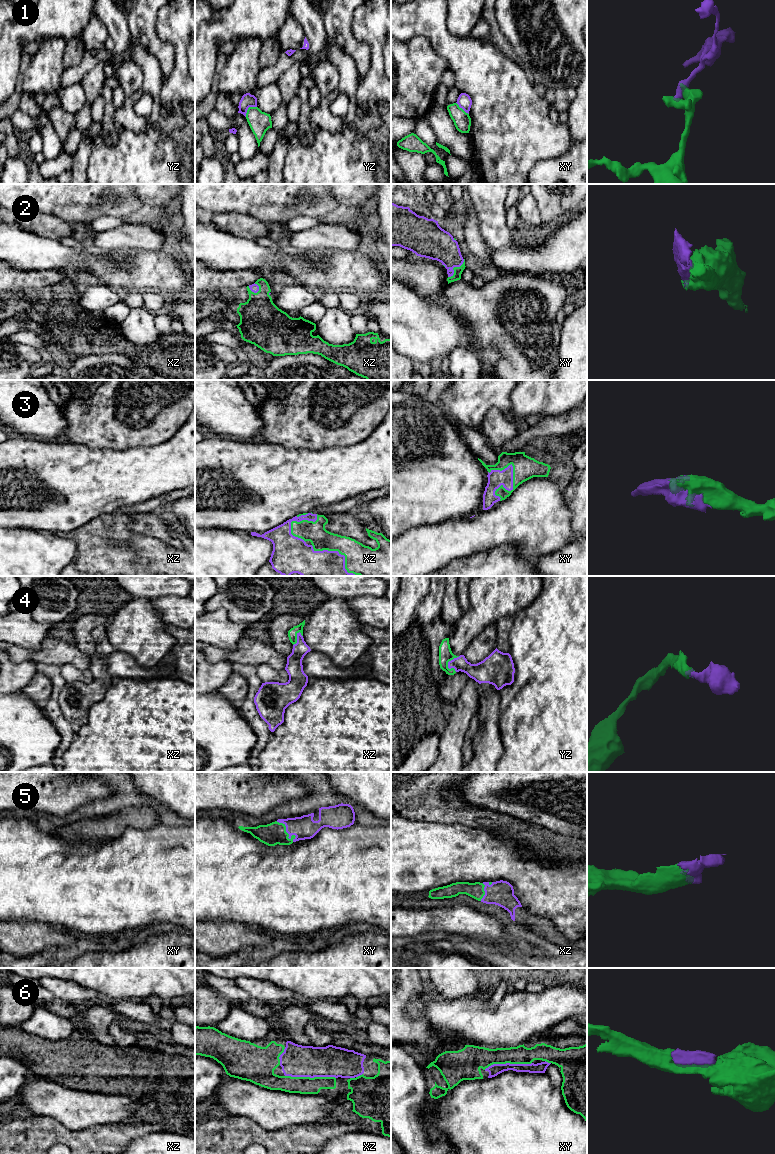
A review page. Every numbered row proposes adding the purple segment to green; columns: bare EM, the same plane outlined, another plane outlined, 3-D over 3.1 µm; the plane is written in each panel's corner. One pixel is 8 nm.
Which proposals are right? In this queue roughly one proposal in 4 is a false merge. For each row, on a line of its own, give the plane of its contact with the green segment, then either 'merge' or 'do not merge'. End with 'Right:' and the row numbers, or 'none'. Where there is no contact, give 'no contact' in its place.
1: meets green in yz; do not merge
2: meets green in xy; merge
3: meets green in xy; merge
4: meets green in yz; merge
5: meets green in xy; merge
6: meets green in xz; merge
Right: 2, 3, 4, 5, 6

